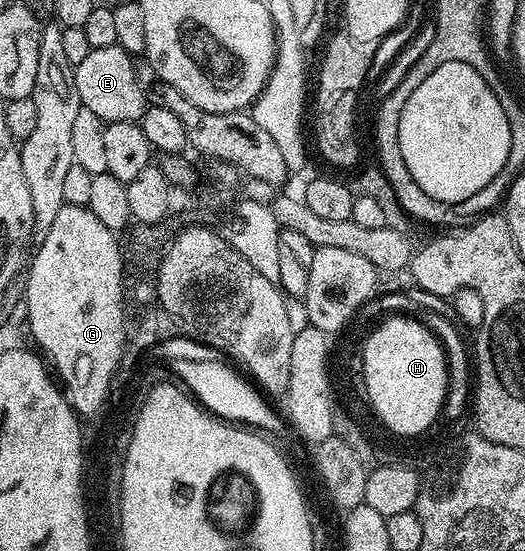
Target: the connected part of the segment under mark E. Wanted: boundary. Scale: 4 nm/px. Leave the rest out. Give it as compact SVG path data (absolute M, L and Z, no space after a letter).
M122 47L107 49L90 49L84 61L79 61L73 67L75 89L81 98L81 105L97 113L102 121L118 123L127 121L135 123L145 115L147 106L147 91L137 80L137 71L133 68L134 56L129 55Z

